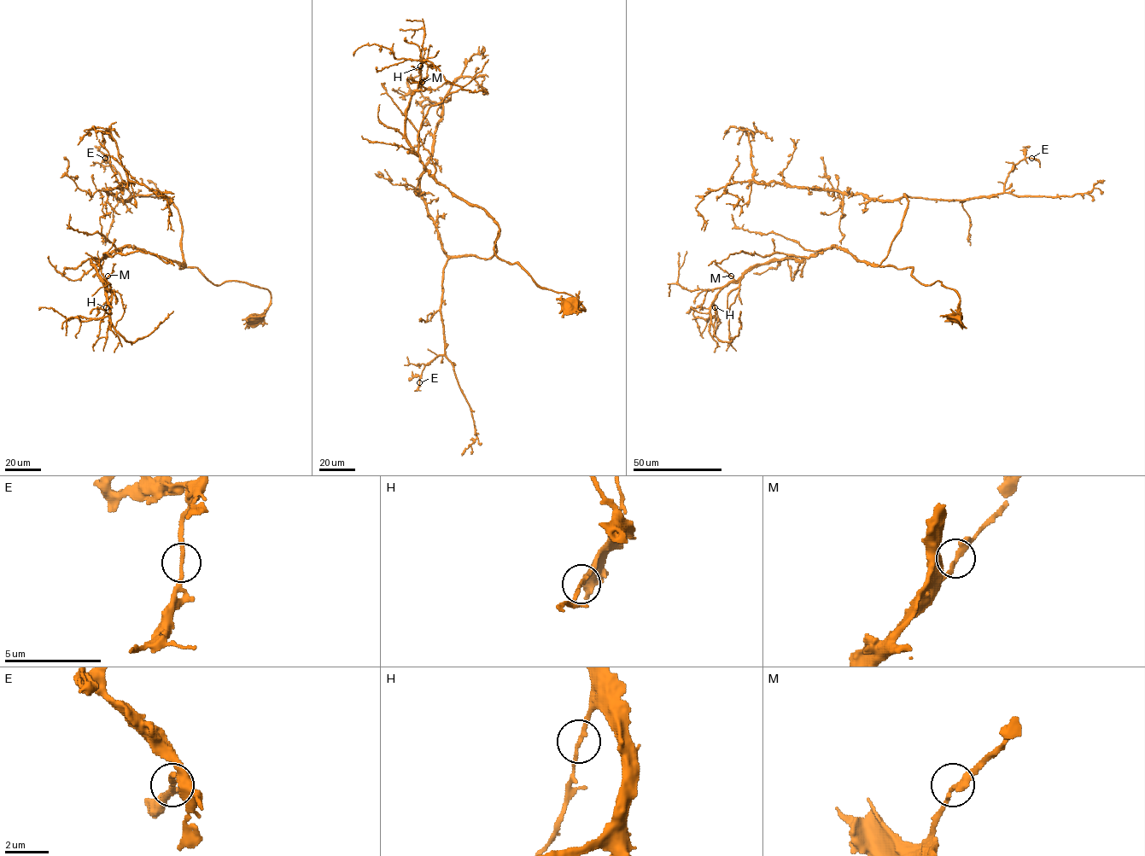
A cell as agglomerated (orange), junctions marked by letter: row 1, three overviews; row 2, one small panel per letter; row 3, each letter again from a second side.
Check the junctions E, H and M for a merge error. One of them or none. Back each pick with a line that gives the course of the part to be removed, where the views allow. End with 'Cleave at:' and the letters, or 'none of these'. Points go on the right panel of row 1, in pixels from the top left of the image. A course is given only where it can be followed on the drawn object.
Cleave at: none of these

